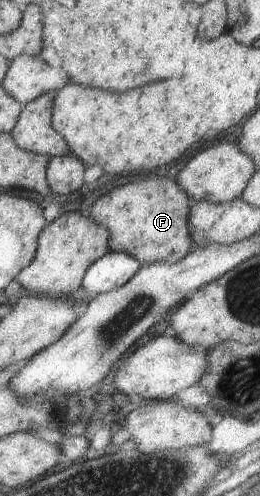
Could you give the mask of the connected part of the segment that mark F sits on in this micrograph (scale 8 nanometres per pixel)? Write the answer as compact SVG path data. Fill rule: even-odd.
M152 177L126 183L96 199L86 217L108 230L108 251L124 252L141 265L180 261L192 249L187 215L192 202L174 179Z

